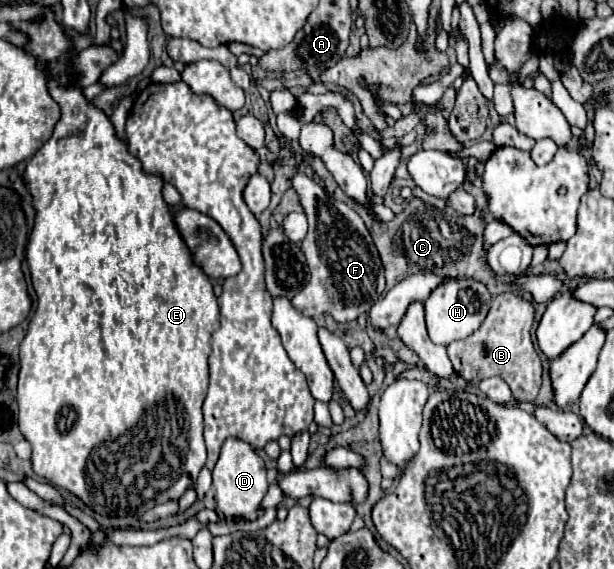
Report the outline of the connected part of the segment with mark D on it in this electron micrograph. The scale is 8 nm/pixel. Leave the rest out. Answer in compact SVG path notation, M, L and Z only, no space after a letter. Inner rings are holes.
M230 436L220 452L220 458L212 470L212 488L214 488L214 498L218 502L218 510L222 510L222 514L226 518L234 518L234 516L242 516L246 520L256 520L258 516L262 516L262 510L258 508L262 498L268 492L268 480L266 480L266 466L264 460L256 454L256 450L240 440L238 436Z

